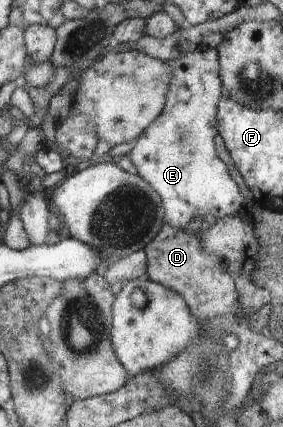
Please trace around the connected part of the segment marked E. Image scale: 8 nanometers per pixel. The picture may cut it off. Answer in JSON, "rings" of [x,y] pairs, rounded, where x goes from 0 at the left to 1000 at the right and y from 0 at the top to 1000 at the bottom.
{"rings":[[[710,105],[661,129],[590,143],[604,155],[608,185],[594,206],[587,251],[572,269],[527,297],[473,344],[445,361],[481,391],[488,412],[534,433],[537,445],[565,459],[576,496],[572,525],[654,539],[678,513],[696,506],[756,506],[763,513],[845,508],[862,489],[862,464],[806,407],[799,384],[770,370],[756,351],[756,323],[770,314],[770,255],[784,225],[795,222],[774,183],[774,141],[763,115]]]}

